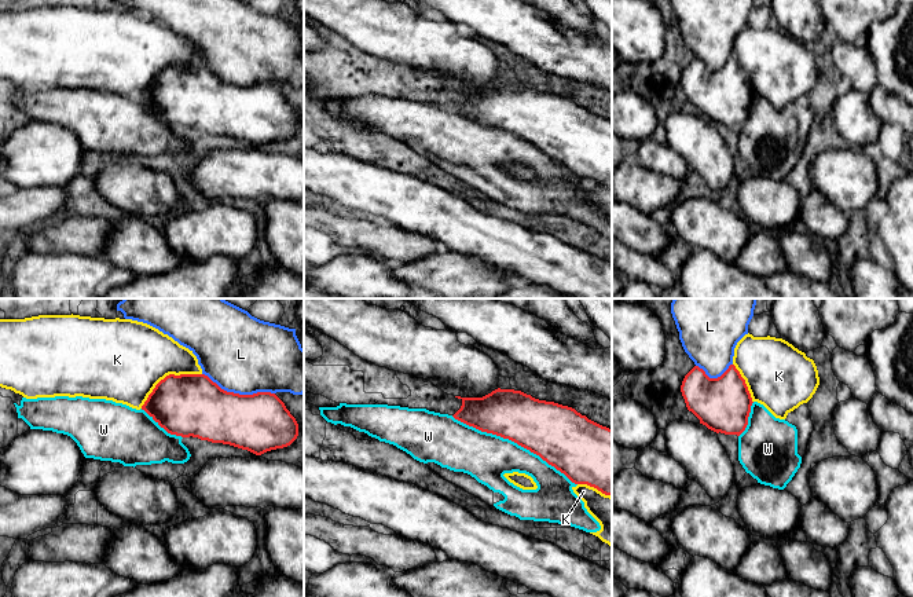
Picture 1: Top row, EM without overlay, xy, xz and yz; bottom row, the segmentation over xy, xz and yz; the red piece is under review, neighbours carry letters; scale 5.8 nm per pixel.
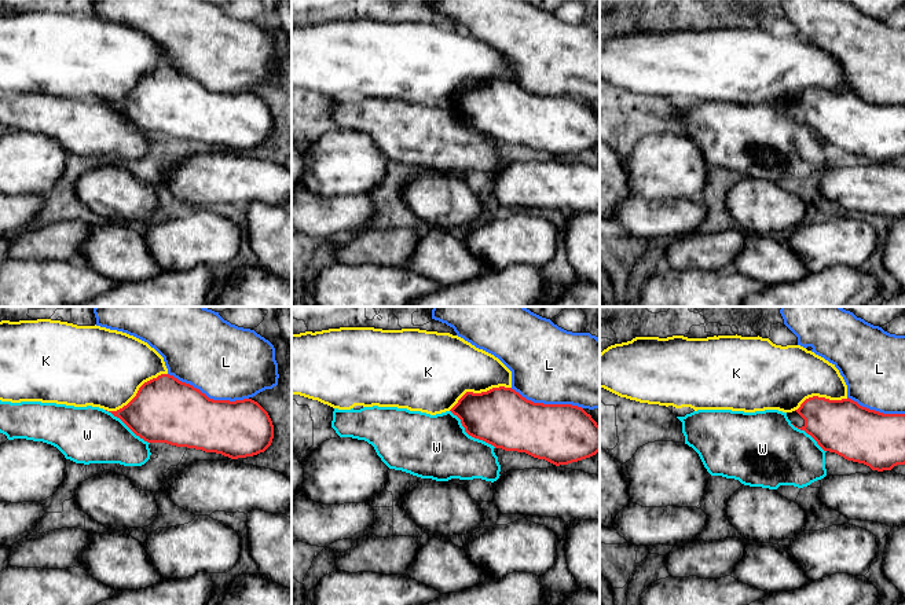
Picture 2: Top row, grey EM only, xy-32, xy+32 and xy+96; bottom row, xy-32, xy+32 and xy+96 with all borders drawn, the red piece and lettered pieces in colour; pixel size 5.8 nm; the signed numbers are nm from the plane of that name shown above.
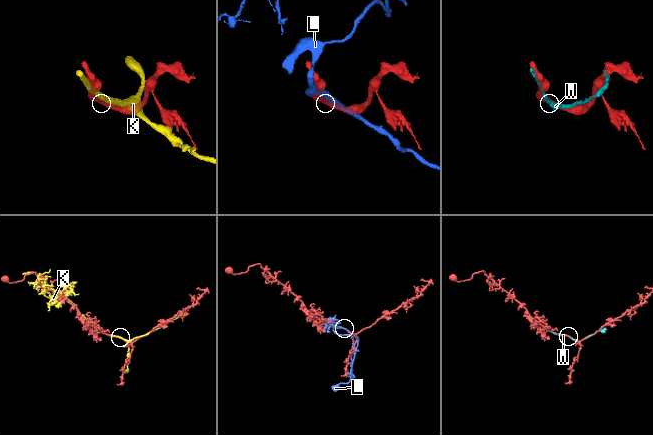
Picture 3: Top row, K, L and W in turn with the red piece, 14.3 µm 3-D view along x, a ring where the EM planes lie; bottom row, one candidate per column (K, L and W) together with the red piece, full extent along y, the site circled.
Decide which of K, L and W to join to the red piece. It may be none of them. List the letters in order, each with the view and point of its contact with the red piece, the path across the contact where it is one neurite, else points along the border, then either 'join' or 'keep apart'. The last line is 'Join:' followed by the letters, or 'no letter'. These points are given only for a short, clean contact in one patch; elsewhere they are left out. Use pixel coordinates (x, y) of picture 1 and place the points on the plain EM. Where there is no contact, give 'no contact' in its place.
K: contact xy (167, 68); keep apart
L: contact xy (238, 85); keep apart
W: contact xz (514, 134); keep apart
Join: no letter

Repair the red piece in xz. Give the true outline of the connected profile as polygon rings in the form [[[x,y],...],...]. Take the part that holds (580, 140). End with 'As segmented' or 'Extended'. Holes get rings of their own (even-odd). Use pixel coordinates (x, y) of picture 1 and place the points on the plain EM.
[[[495,81],[483,89],[461,89],[455,111],[481,124],[509,131],[539,147],[575,176],[587,176],[612,188],[612,121],[575,100],[532,89],[521,83]]]. As segmented

